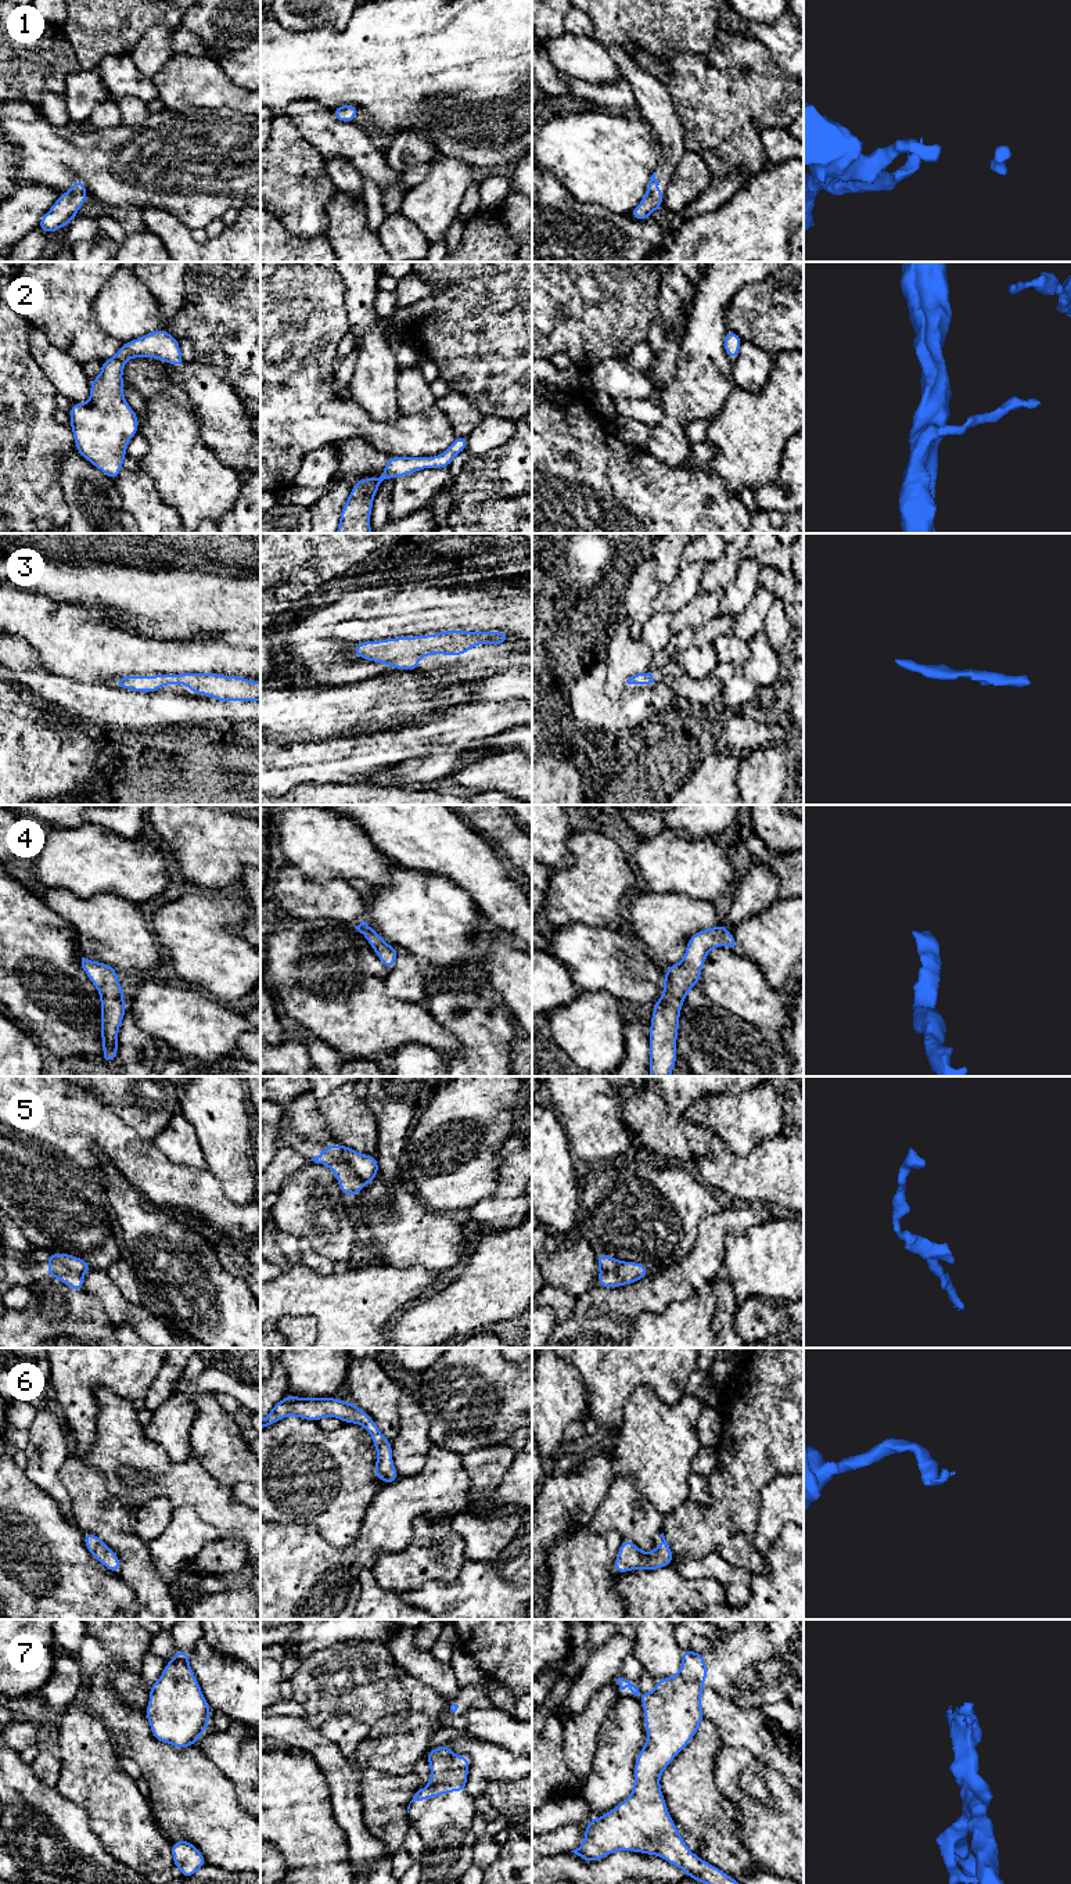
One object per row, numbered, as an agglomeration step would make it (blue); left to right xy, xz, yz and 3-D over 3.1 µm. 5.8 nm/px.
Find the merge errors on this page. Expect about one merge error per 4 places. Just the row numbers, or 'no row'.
5

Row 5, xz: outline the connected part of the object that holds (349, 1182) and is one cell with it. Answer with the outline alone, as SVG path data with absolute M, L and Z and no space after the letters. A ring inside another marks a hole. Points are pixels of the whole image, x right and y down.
M341 1143L324 1146L317 1157L308 1161L328 1166L334 1172L338 1186L345 1197L360 1193L366 1186L366 1180L363 1180L346 1161L344 1146Z

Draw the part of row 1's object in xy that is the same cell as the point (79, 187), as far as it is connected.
M76 180L72 183L69 190L61 194L51 209L42 216L37 229L48 234L67 227L87 201L86 193L87 187L85 181Z

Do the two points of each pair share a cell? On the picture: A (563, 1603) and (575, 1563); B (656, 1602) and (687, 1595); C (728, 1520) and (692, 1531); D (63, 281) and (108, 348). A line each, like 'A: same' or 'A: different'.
A: same
B: same
C: same
D: same

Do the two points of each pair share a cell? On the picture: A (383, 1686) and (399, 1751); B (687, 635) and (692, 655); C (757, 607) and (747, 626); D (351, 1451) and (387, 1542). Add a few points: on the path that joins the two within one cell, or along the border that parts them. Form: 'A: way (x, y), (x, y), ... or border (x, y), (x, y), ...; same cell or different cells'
A: border (409, 1710), (378, 1719), (372, 1726); different cells
B: border (693, 644), (674, 658); different cells
C: way (757, 611), (748, 622); same cell
D: border (385, 1484), (373, 1498), (359, 1531); different cells

